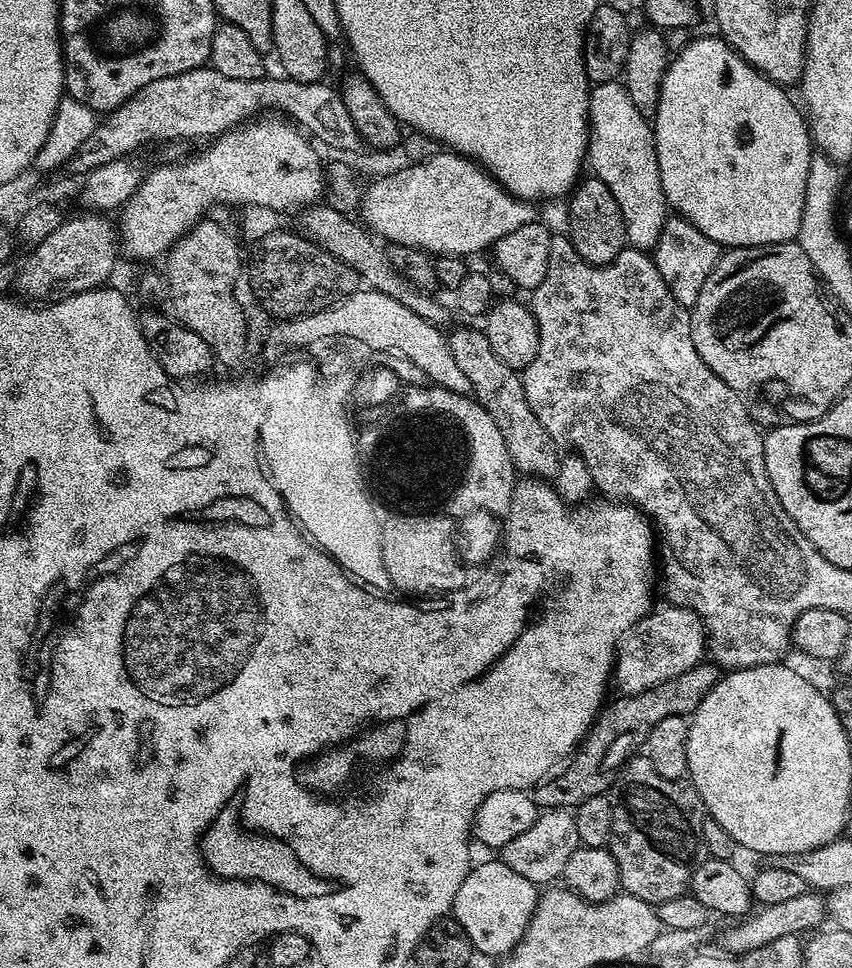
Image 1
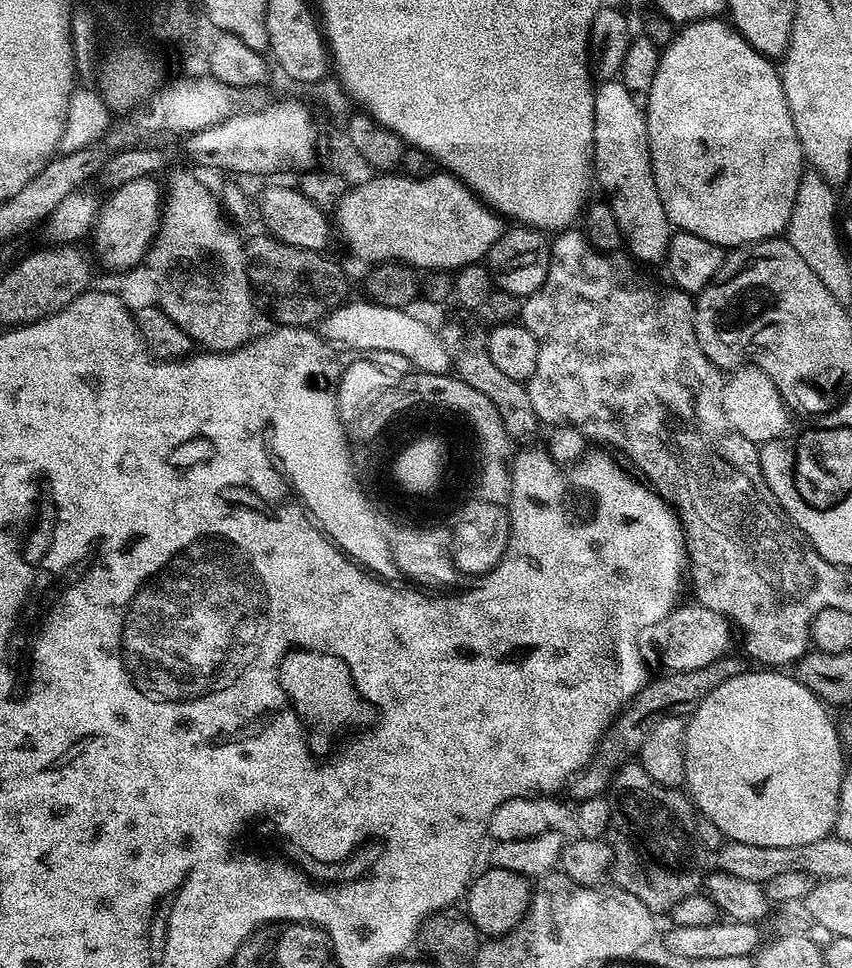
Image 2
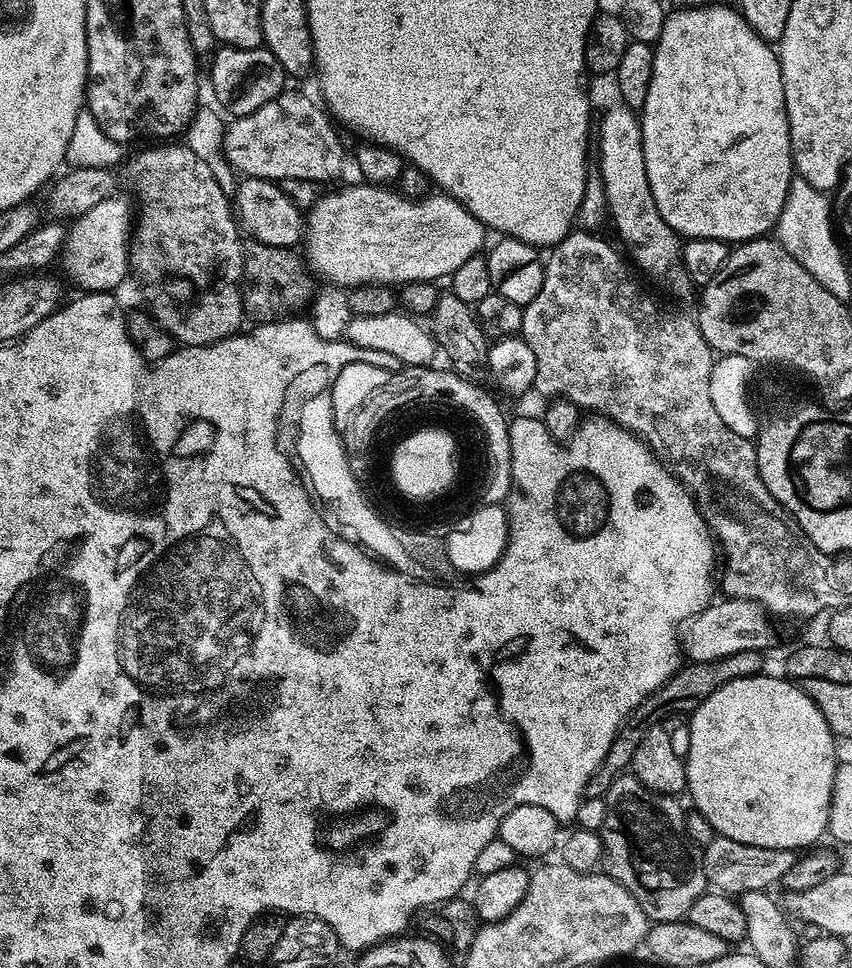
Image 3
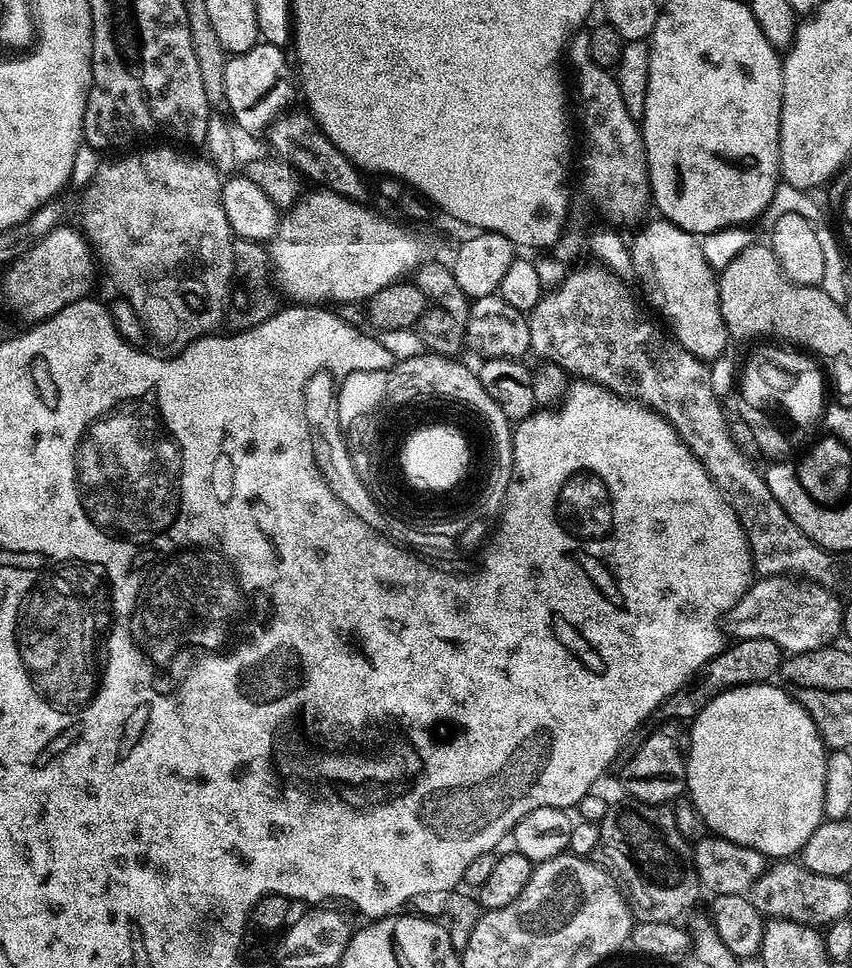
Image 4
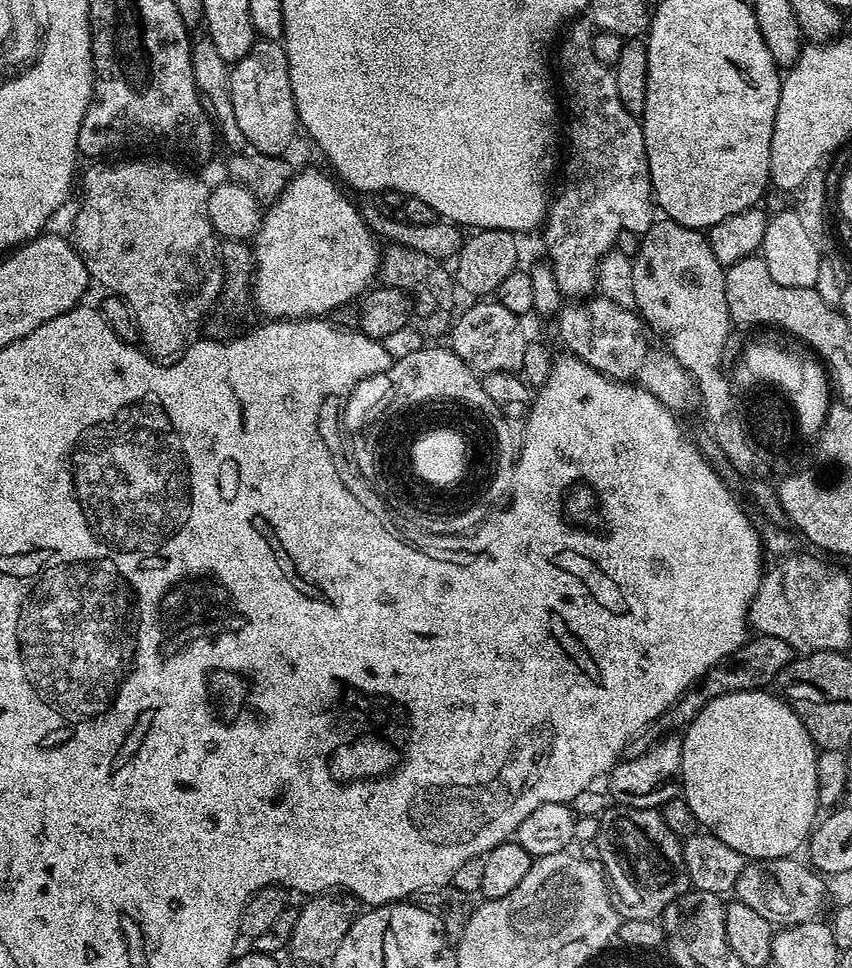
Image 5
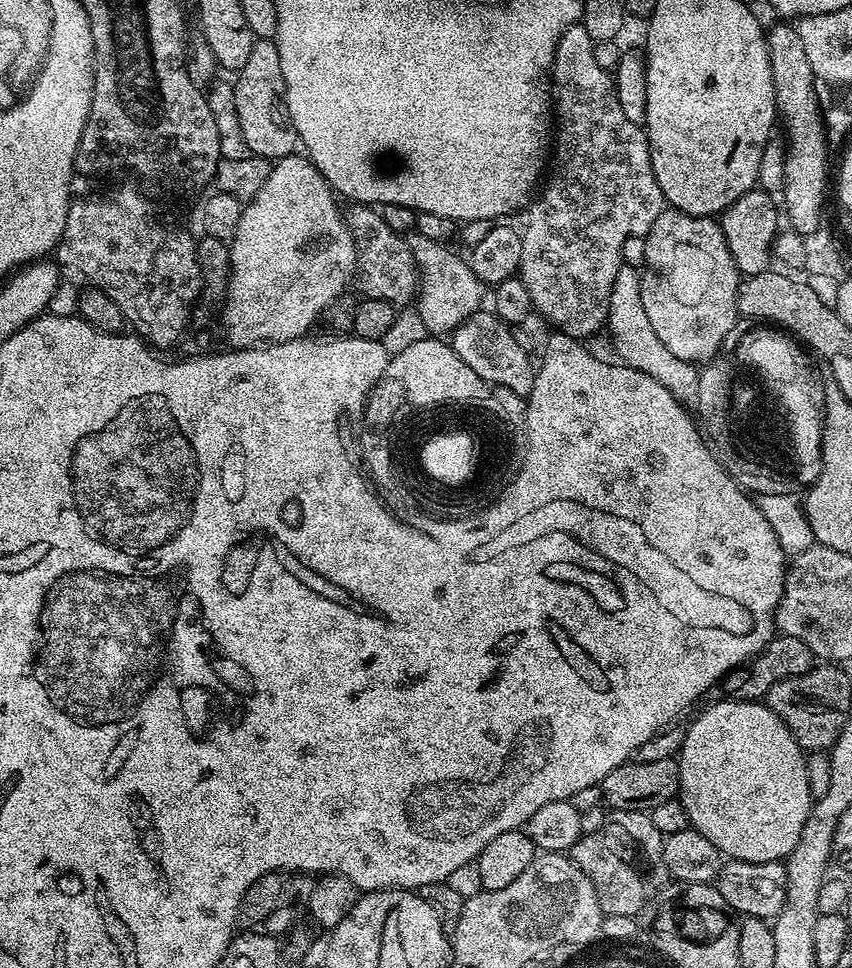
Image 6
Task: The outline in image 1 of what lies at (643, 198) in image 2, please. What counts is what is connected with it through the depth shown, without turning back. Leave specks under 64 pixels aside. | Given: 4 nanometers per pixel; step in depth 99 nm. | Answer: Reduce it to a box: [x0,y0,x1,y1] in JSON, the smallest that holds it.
[586,82,670,250]

